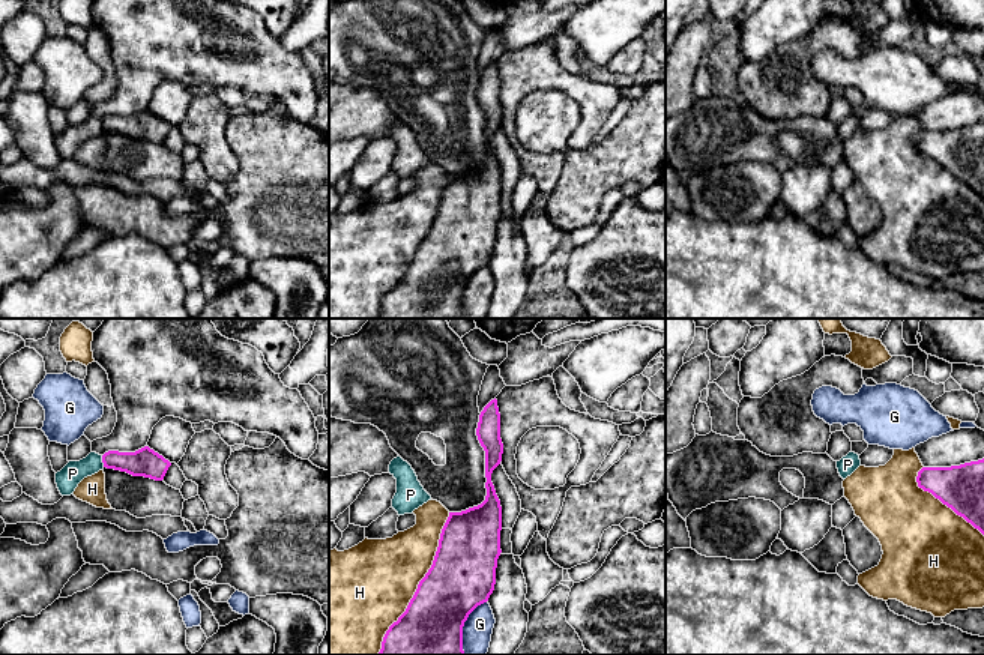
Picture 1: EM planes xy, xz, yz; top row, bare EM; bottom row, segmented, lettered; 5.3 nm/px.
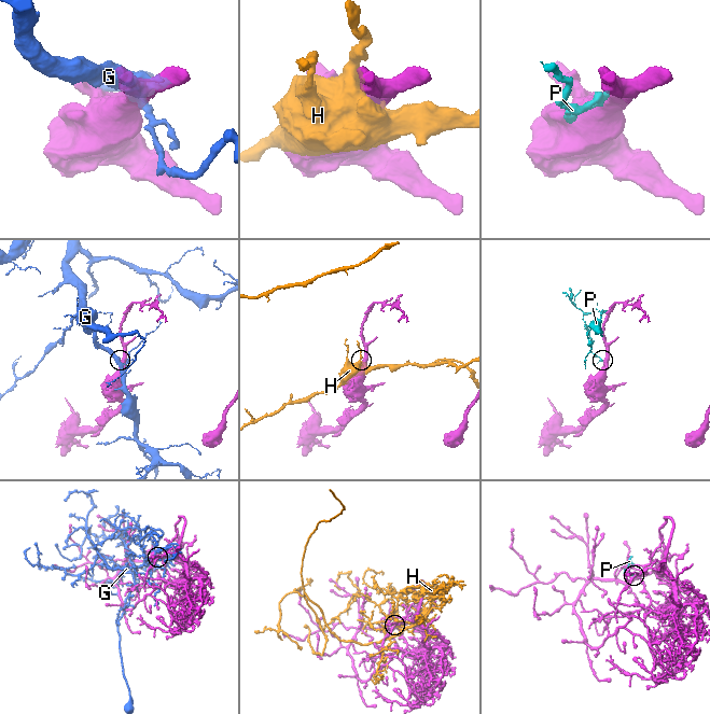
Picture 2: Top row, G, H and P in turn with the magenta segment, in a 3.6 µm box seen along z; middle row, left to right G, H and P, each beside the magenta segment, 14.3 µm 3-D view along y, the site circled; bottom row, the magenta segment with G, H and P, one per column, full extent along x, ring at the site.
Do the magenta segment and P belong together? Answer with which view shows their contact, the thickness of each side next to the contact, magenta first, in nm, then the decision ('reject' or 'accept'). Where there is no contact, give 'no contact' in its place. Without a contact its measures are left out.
contact in xy; calibres 150 and 120 nm; reject

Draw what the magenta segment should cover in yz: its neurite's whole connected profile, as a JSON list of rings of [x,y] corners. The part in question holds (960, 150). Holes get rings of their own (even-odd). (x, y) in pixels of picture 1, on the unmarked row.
[[[984,122],[951,131],[922,131],[916,146],[984,198]]]

